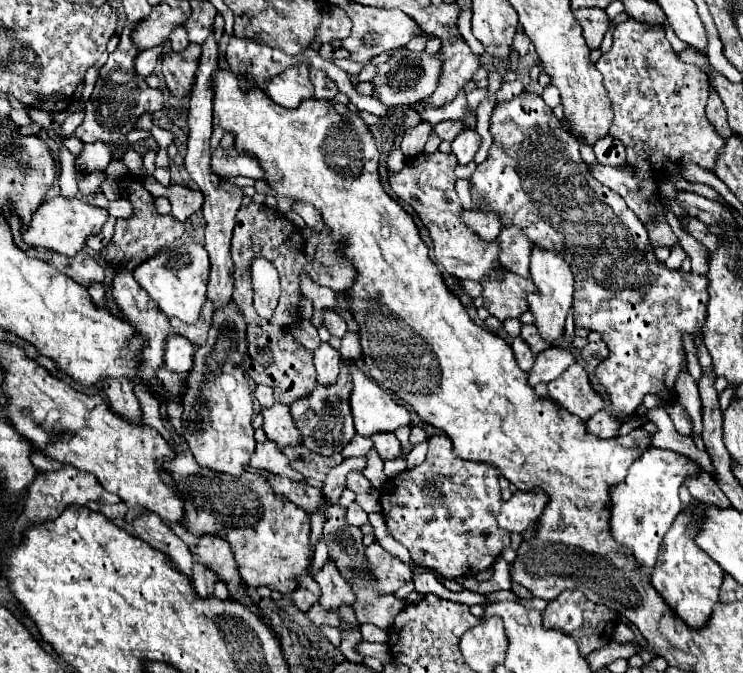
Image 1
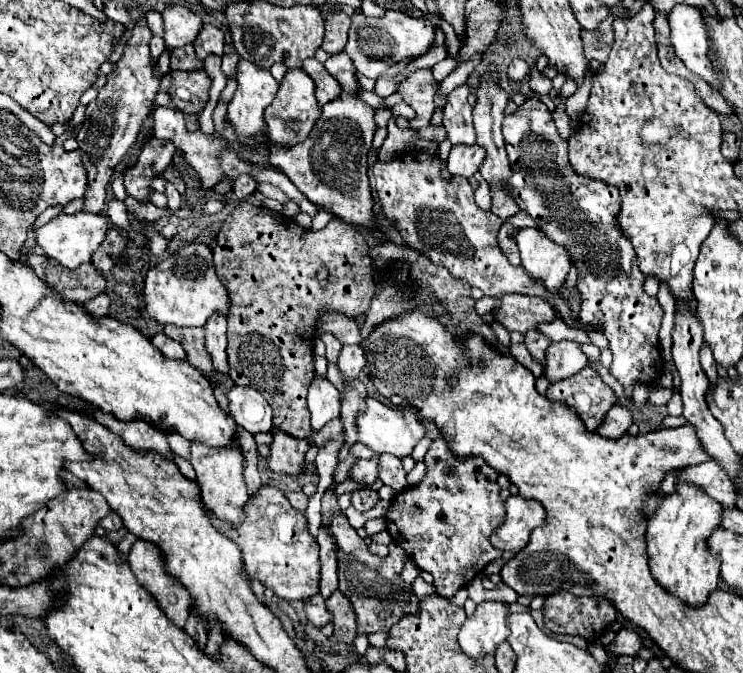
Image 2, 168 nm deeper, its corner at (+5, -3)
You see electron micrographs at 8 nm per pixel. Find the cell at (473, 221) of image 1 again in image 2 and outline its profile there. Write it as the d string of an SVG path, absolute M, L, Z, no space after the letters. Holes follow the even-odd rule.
M519 211L515 217L511 217L509 219L509 223L513 225L513 227L517 227L517 229L521 229L521 227L536 227L537 223L529 215L529 213L525 213L525 211Z

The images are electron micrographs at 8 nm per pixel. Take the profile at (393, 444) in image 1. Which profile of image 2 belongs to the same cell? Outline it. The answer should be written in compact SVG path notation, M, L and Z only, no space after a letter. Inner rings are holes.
M381 457L381 473L379 473L379 479L385 483L385 485L389 485L389 487L393 487L393 489L397 489L397 491L403 491L405 487L407 487L407 473L405 473L405 469L403 469L403 465L401 465L401 459L397 459L397 457Z

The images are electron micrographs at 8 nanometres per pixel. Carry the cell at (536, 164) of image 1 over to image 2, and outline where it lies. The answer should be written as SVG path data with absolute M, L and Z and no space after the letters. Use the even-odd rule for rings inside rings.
M527 99L521 107L517 107L515 113L507 115L503 127L503 137L505 137L505 147L507 155L511 161L511 195L517 201L521 211L527 211L539 225L543 233L549 235L549 239L557 241L563 245L571 261L577 265L579 279L577 279L577 289L581 293L581 311L579 311L579 321L581 323L599 323L603 335L609 341L609 349L613 353L613 365L611 365L611 375L625 387L625 393L631 395L635 383L645 383L649 385L651 379L661 375L663 369L663 359L659 353L659 327L661 327L661 317L663 309L655 297L649 297L643 291L643 273L637 269L637 257L633 253L633 247L629 245L629 239L617 229L617 221L613 217L621 209L621 197L615 187L605 184L589 177L577 175L571 165L569 165L569 153L567 153L567 141L559 137L557 127L553 123L551 111L547 105L539 99Z

